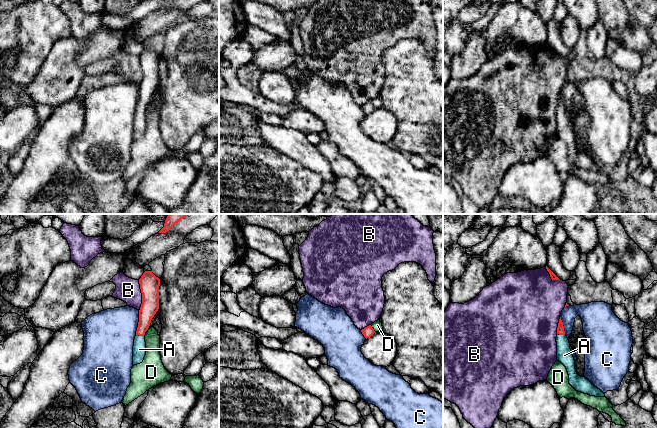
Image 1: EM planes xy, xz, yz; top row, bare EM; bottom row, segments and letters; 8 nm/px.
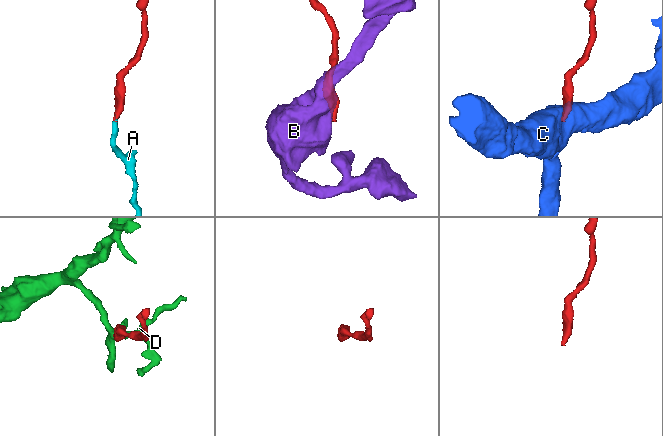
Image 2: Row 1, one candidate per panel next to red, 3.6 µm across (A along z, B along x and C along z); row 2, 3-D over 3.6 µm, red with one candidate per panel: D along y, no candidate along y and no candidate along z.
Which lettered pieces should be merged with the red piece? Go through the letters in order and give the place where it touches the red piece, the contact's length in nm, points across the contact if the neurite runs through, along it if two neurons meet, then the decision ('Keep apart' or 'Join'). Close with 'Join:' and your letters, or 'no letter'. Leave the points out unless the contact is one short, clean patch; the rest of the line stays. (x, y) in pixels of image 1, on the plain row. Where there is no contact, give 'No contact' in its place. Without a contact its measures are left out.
A: Touches red at xy (141, 111). Shared border 90 nm. Path across: xy (149, 83), (145, 91), (141, 111), (139, 125). Join
B: Touches red at xy (142, 71). Shared border 240 nm. Keep apart
C: Touches red at xy (138, 98). Shared border 200 nm. Boundary: xy (139, 86), (139, 97), (135, 110). Keep apart
D: Touches red at xz (372, 104). Shared border 70 nm. Keep apart
Join: A

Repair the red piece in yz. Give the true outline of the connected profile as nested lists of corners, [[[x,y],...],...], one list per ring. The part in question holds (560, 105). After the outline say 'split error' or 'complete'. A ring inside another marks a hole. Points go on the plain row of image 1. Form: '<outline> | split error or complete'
[[[561,93],[557,103],[557,137],[561,138],[567,145],[569,160],[578,168],[595,173],[604,173],[605,170],[595,163],[588,155],[577,150],[575,136],[570,125],[570,119],[565,111]]] | split error

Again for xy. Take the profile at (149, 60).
[[[145,47],[139,55],[142,80],[139,86],[139,98],[133,122],[133,142],[143,138],[146,131],[146,107],[159,85],[160,55],[152,47]]] | split error

